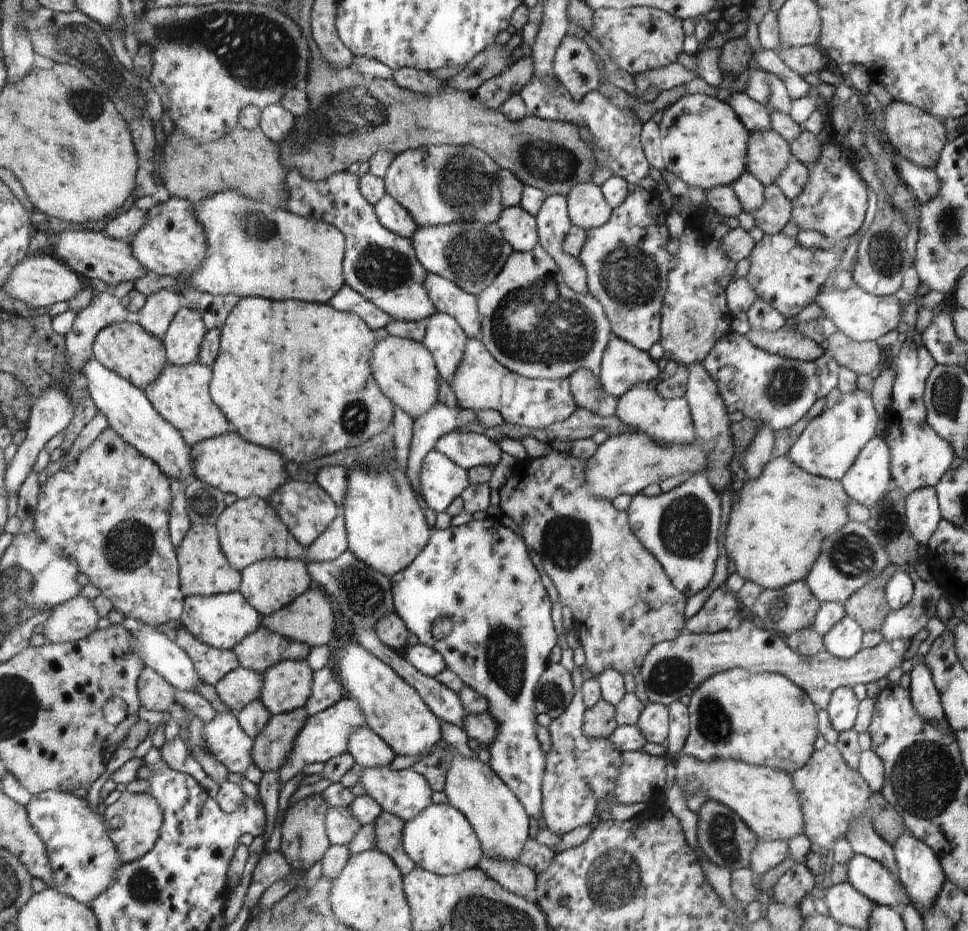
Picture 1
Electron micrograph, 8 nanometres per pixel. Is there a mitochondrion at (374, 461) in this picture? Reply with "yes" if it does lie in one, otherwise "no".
yes

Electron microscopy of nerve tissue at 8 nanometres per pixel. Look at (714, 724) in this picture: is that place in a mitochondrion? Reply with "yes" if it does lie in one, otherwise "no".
yes

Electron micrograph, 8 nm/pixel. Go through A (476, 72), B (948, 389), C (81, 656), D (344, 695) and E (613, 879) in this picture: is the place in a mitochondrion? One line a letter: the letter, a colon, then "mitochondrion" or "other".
A: other
B: mitochondrion
C: other
D: other
E: mitochondrion

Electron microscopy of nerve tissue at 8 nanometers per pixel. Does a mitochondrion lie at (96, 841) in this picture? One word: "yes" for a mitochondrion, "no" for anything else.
no

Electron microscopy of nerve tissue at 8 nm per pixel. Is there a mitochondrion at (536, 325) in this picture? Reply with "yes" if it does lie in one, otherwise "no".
yes

